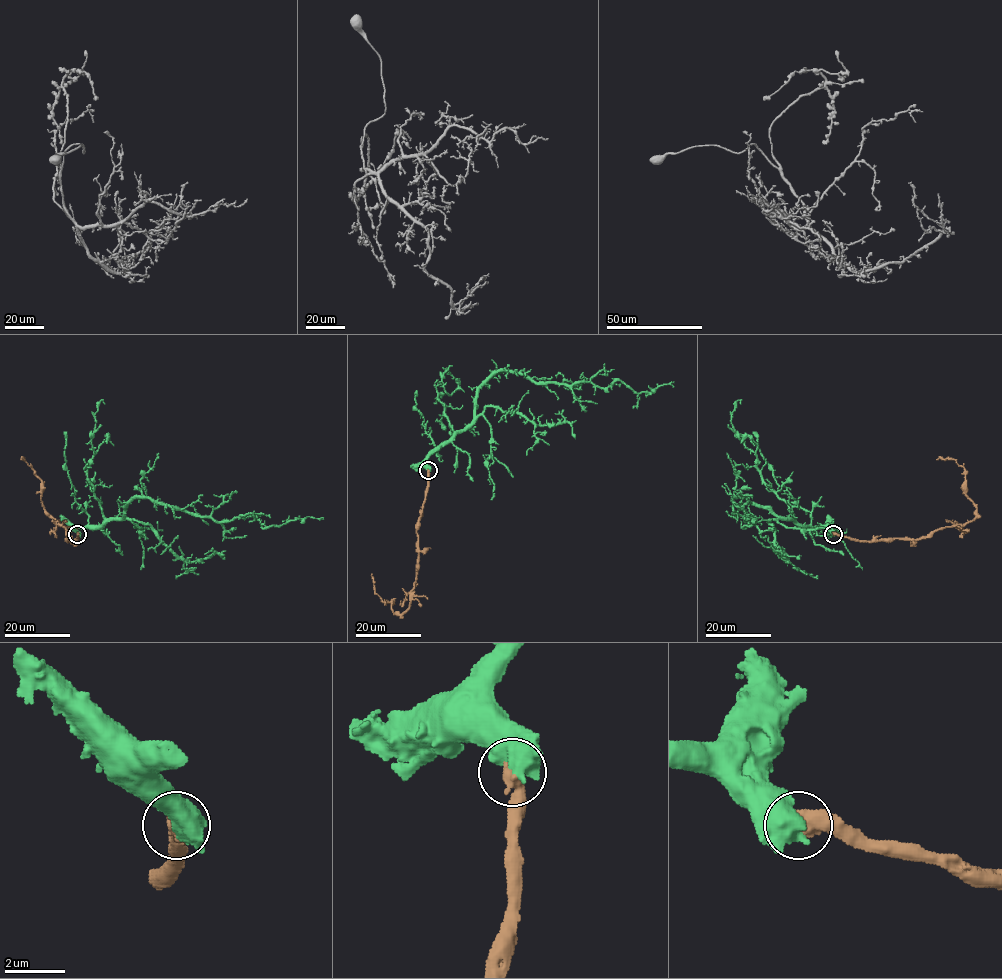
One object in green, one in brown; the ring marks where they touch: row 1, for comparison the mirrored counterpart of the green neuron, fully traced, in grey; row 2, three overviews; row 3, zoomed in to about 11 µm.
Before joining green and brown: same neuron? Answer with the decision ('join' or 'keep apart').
keep apart

